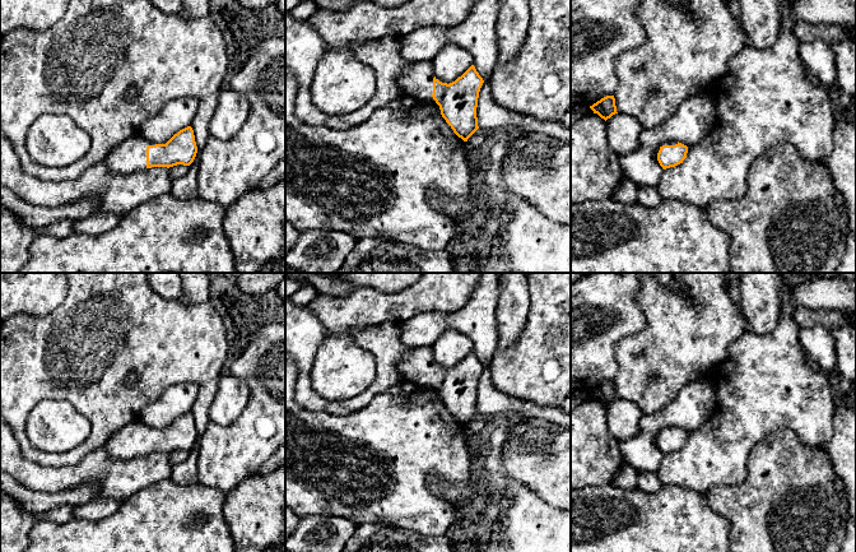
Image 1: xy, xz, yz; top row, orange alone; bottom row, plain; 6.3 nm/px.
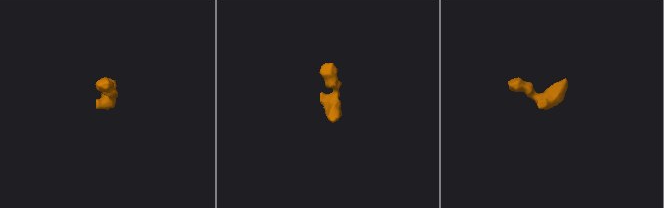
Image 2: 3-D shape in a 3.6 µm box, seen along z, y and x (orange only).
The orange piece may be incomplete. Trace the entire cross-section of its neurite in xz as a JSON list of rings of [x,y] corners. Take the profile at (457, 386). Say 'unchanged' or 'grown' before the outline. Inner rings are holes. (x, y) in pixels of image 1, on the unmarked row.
grown; [[[411,347],[399,360],[399,370],[406,381],[436,388],[442,403],[464,427],[479,414],[476,393],[483,368],[474,351],[450,370],[434,362],[429,347]]]

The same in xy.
grown; [[[187,412],[166,430],[157,430],[135,419],[115,431],[104,447],[113,460],[125,461],[152,453],[190,451],[196,439],[194,416]]]

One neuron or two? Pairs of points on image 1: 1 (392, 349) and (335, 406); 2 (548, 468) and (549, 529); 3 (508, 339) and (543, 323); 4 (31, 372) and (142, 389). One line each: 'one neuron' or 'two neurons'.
1: one neuron
2: two neurons
3: two neurons
4: one neuron

